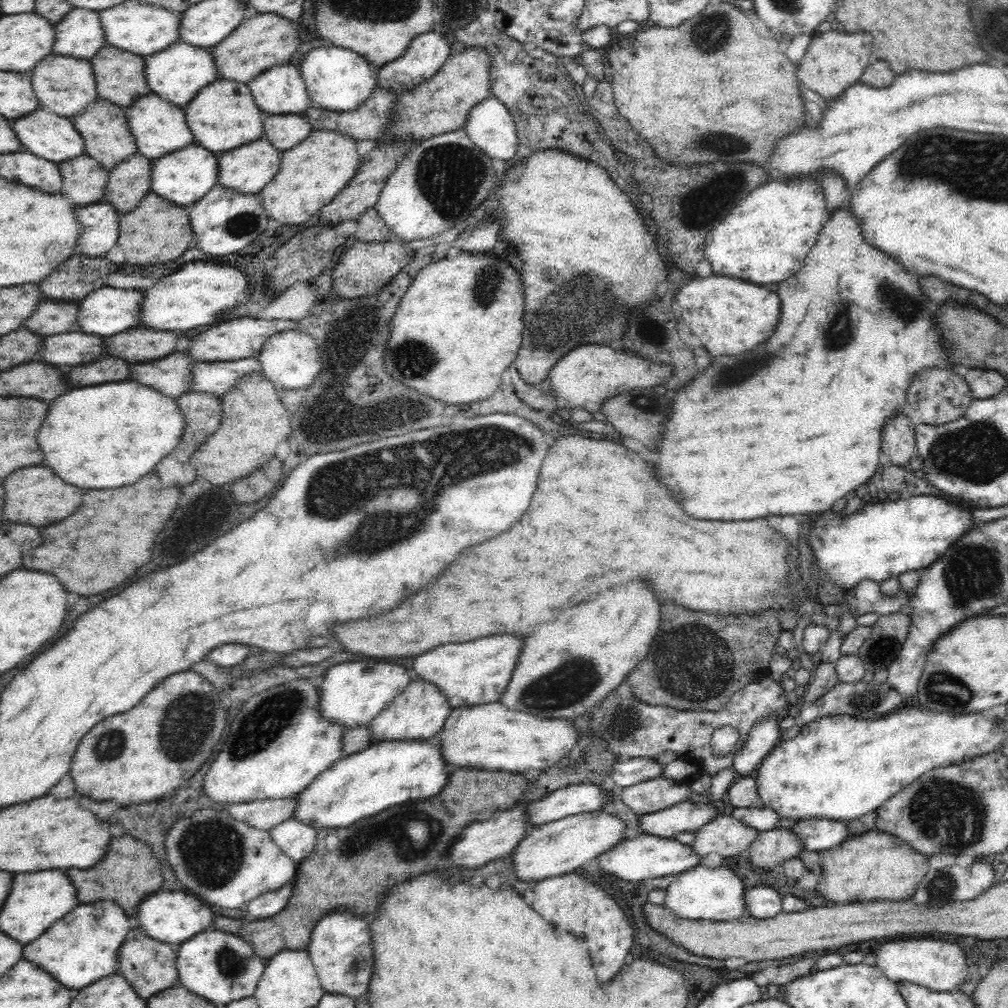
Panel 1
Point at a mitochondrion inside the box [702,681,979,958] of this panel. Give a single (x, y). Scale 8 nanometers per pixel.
(942, 886)

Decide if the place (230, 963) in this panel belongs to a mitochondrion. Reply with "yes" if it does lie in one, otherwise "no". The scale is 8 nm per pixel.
yes

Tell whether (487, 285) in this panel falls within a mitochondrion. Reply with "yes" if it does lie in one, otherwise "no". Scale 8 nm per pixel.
yes

